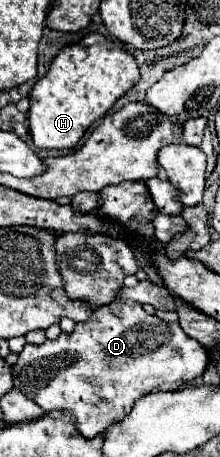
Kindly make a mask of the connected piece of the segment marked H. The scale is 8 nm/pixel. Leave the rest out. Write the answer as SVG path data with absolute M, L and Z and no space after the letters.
M89 33L82 41L66 45L50 63L48 73L30 91L30 135L40 149L72 149L88 127L140 79L136 59L100 33Z

